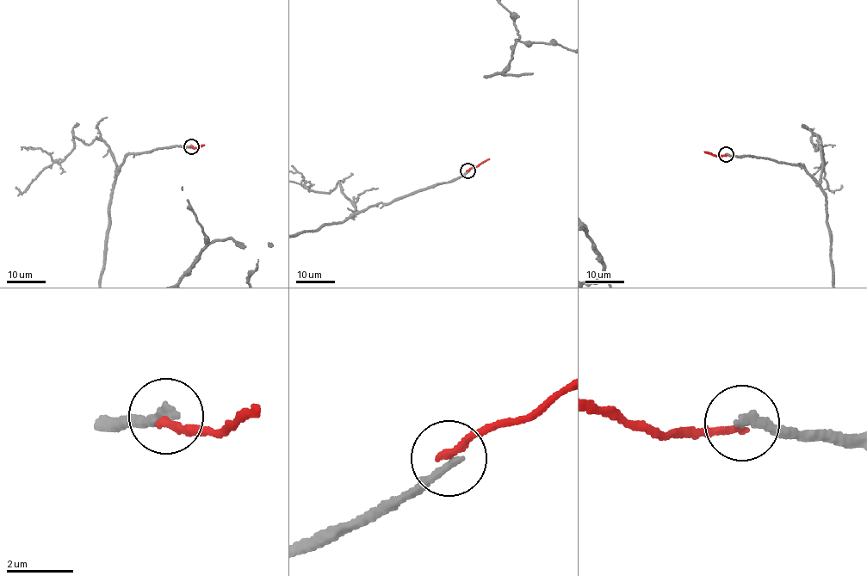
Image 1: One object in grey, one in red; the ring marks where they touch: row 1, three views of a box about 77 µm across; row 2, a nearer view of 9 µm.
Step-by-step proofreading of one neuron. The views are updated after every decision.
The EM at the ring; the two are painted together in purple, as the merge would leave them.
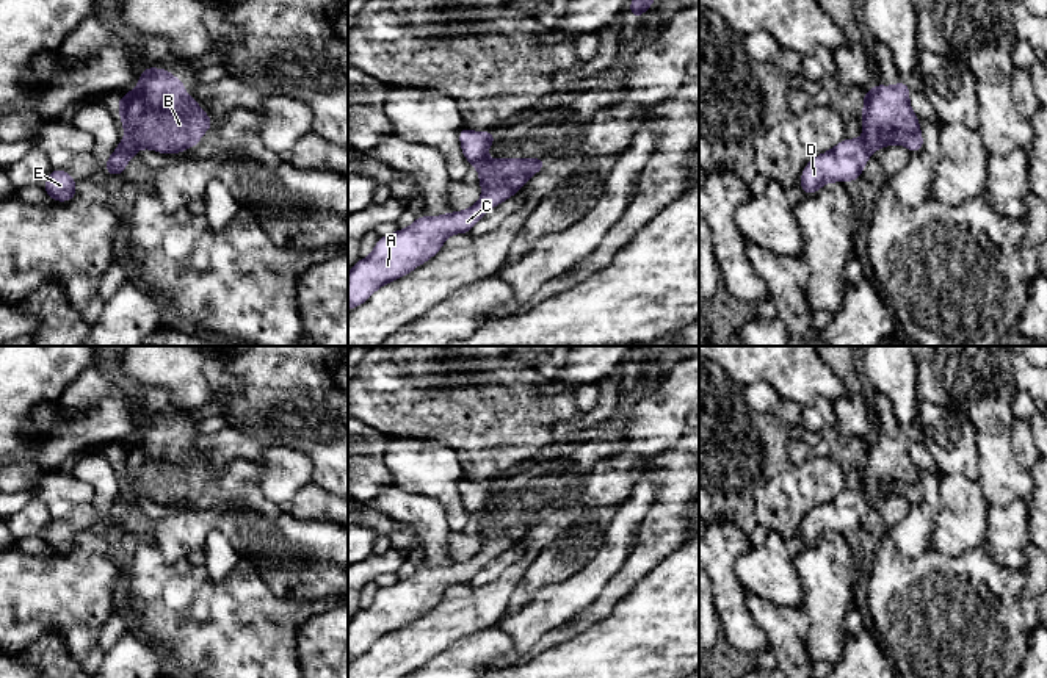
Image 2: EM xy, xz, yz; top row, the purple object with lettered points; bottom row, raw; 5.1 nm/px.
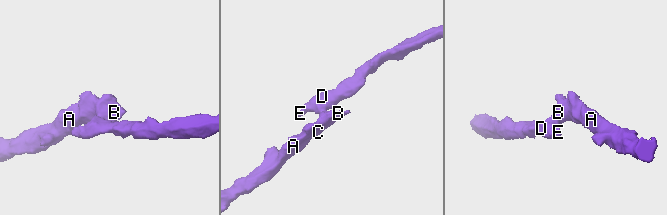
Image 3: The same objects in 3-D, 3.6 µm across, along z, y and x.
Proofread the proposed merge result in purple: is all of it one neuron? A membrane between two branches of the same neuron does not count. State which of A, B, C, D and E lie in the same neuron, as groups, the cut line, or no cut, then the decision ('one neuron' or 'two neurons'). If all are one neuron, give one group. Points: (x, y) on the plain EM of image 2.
A B C / D E | xy (124, 487), (135, 503) | two neurons

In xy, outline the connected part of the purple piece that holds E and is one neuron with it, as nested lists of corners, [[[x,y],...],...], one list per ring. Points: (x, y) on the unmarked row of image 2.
[[[53,520],[50,523],[50,526],[44,536],[44,542],[55,553],[66,553],[77,546],[74,528],[63,520]]]

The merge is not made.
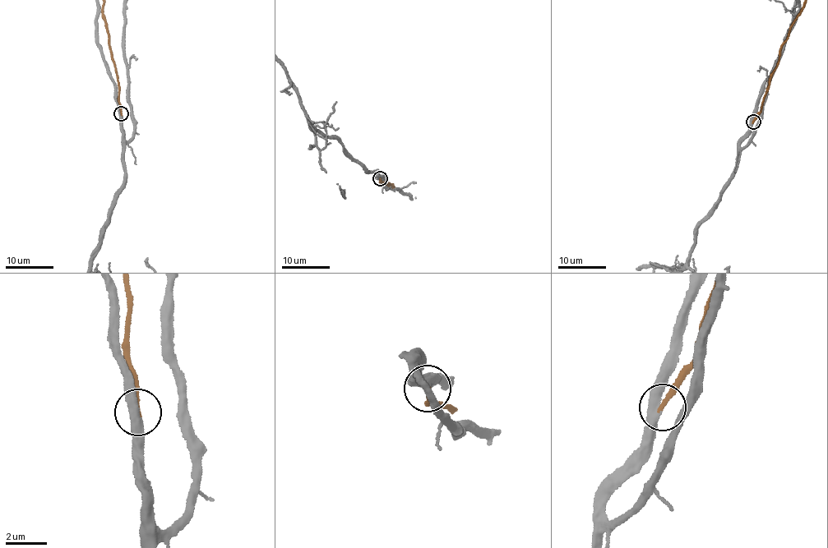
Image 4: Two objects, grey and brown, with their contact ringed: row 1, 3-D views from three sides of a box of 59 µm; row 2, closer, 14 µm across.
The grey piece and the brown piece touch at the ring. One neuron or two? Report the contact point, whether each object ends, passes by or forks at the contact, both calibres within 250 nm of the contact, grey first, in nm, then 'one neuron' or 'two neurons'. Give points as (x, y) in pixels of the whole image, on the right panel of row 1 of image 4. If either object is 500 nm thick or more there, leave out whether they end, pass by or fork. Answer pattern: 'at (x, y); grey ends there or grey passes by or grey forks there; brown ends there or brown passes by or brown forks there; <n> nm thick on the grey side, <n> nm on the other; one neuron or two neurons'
at (753, 122); grey passes by; brown ends there; 400 nm thick on the grey side, 220 nm on the other; one neuron

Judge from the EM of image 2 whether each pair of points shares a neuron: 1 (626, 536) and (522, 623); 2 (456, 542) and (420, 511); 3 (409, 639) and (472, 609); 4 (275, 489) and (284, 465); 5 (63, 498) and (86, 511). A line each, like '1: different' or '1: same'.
1: same
2: different
3: same
4: same
5: different

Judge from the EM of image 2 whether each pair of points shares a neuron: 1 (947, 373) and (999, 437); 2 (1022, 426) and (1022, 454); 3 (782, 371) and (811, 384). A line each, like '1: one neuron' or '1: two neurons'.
1: one neuron
2: one neuron
3: one neuron

